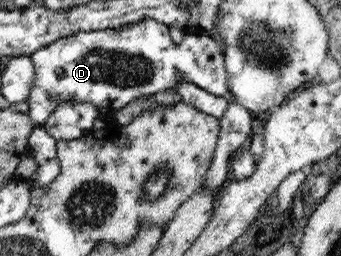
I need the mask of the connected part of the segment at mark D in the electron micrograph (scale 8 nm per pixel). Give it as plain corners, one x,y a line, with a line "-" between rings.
141,21
137,25
129,25
120,30
105,29
105,31
77,33
77,35
61,38
38,49
30,57
36,69
36,76
30,96
26,101
29,104
27,114
33,123
40,126
63,102
91,104
97,107
100,117
103,117
109,109
117,113
137,98
167,92
168,89
178,91
178,87
185,82
211,95
233,99
233,94
229,95
228,73
219,44
209,35
205,37
185,35
183,42
177,45
169,37
169,28
157,21

